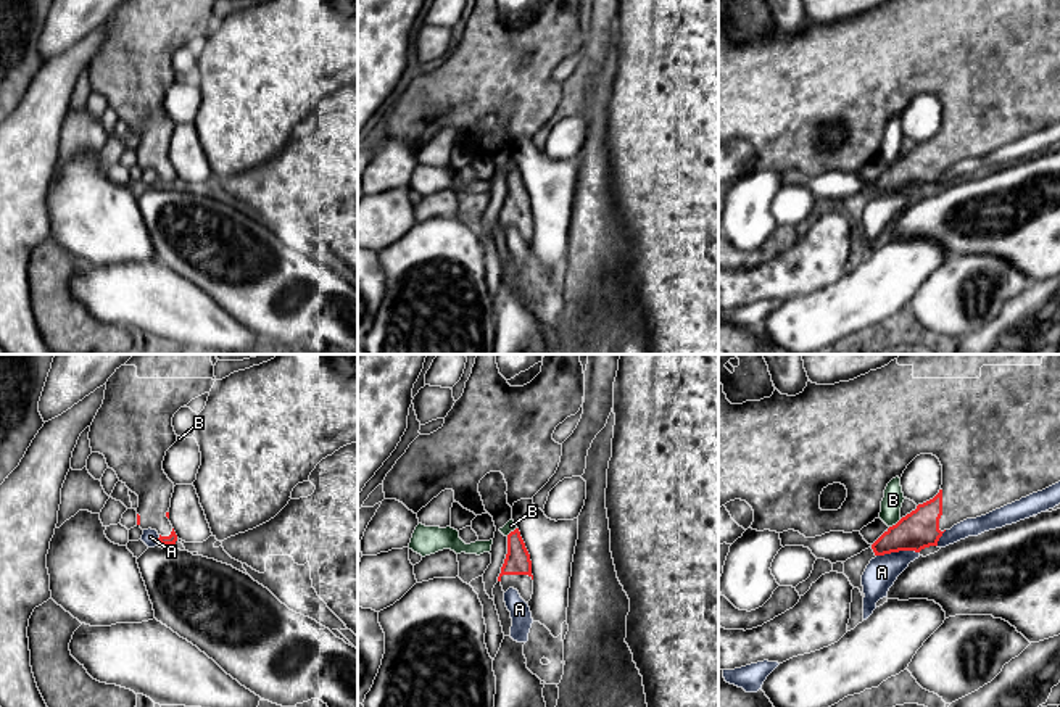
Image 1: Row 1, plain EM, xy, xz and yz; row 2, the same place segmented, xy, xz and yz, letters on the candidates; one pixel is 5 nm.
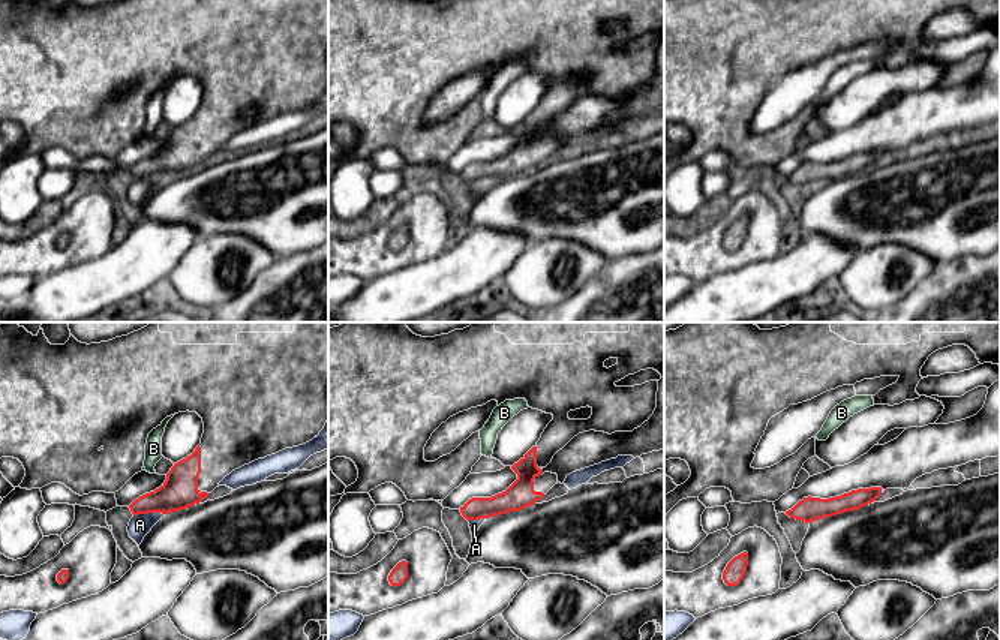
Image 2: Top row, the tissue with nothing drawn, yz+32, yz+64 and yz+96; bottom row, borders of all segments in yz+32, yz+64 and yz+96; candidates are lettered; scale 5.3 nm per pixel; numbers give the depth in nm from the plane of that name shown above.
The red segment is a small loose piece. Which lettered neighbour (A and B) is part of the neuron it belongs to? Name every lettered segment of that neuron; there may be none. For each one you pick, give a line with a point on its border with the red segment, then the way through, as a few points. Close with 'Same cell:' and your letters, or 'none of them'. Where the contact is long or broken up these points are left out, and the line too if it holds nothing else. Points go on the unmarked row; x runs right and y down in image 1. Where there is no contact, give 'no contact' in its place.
Same cell: none of them

